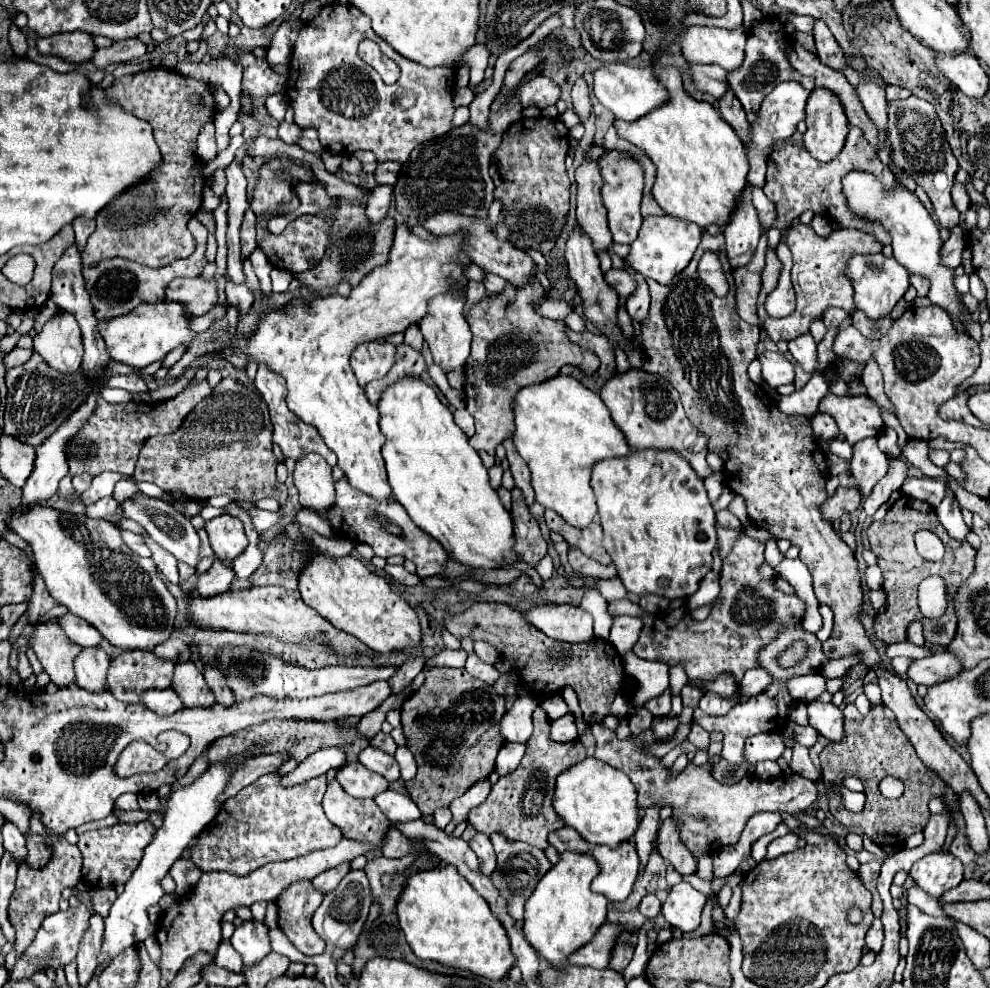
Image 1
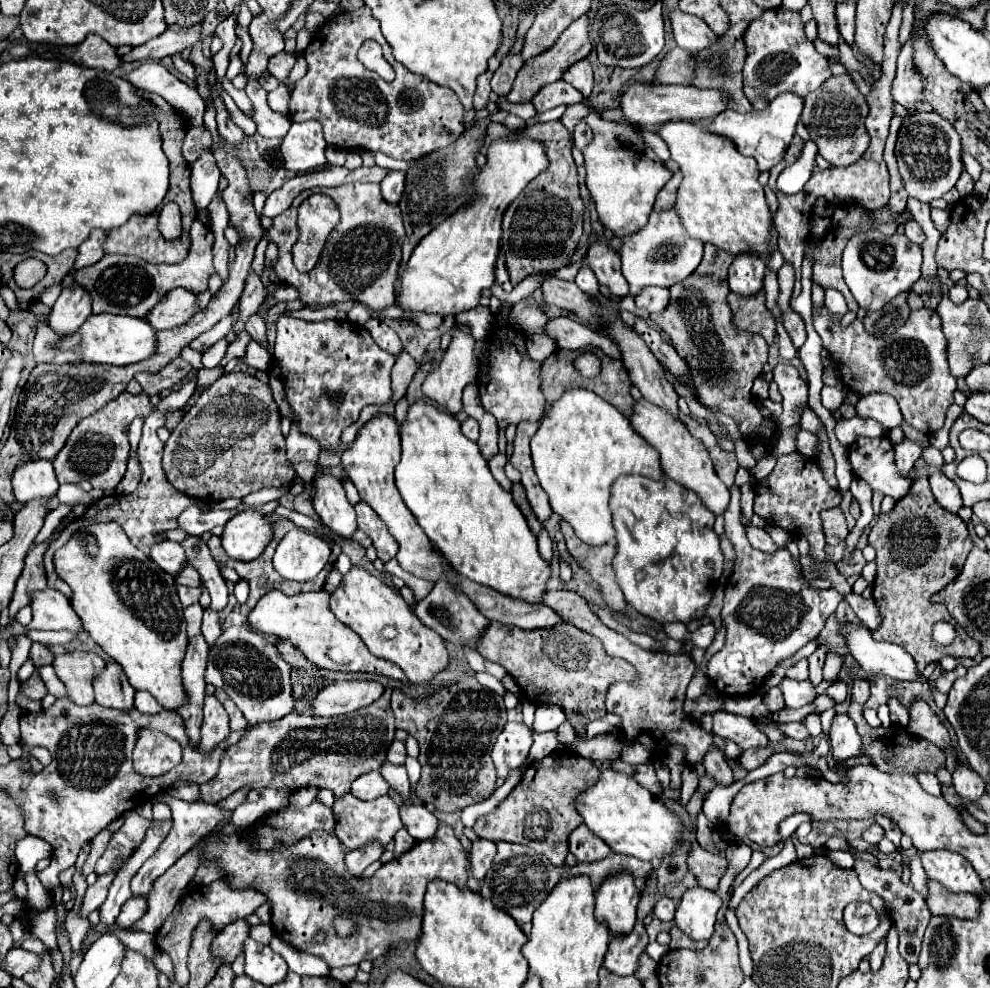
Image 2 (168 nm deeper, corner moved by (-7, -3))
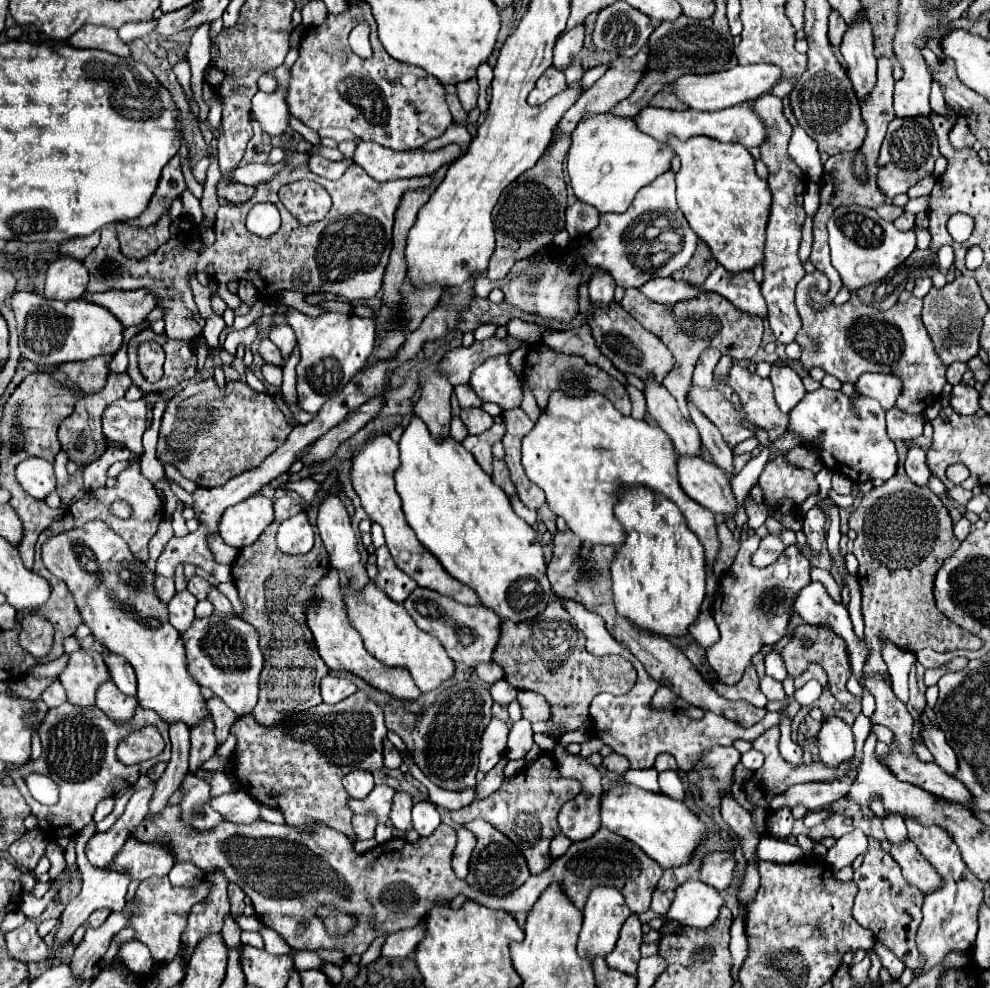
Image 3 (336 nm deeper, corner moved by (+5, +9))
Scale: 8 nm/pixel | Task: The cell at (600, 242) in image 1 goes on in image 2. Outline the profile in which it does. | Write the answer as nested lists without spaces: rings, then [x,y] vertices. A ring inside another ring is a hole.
[[[605,241],[591,245],[589,253],[577,263],[577,267],[581,265],[589,265],[597,275],[599,285],[609,287],[609,293],[613,297],[619,297],[619,299],[627,297],[629,287],[627,287],[627,281],[623,279],[623,273],[619,271],[619,255],[611,251]]]

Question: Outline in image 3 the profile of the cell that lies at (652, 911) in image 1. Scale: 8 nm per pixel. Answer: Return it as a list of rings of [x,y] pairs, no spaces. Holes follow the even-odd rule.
[[[655,889],[653,891],[653,901],[651,901],[651,911],[655,911],[657,915],[665,915],[667,913],[667,909],[669,909],[669,899],[665,897],[665,893],[663,891],[659,891],[659,889]]]

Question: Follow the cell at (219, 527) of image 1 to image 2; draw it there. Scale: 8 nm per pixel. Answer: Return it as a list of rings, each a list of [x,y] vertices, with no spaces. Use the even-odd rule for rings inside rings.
[[[247,509],[227,521],[221,541],[229,557],[239,561],[257,559],[273,537],[275,521],[259,511]]]

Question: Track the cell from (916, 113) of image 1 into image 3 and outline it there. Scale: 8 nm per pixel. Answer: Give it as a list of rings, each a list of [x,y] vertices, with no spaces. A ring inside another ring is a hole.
[[[895,117],[889,123],[885,141],[881,145],[879,161],[877,161],[879,163],[877,183],[887,197],[905,193],[909,187],[913,187],[923,177],[933,175],[933,165],[935,165],[935,159],[939,157],[939,143],[937,143],[935,129],[931,127],[929,121],[931,121],[929,117],[919,117],[919,119]]]

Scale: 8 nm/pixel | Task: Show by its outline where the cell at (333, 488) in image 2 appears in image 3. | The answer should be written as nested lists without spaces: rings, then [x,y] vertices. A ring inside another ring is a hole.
[[[327,495],[321,501],[317,527],[329,553],[331,567],[345,571],[351,585],[355,589],[361,589],[369,581],[369,577],[359,561],[357,537],[353,533],[349,513],[337,495]]]

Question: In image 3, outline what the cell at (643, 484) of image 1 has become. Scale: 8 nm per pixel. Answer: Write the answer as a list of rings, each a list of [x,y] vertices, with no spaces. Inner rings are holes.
[[[631,485],[631,487],[627,487],[625,493],[619,495],[619,501],[615,503],[613,513],[615,513],[617,521],[625,527],[625,533],[627,533],[625,543],[617,549],[615,559],[613,559],[613,563],[611,563],[613,597],[615,597],[615,605],[617,605],[619,615],[629,617],[629,619],[635,623],[635,627],[645,629],[645,631],[651,631],[651,633],[657,633],[657,635],[685,635],[685,633],[687,633],[687,627],[697,619],[699,609],[701,609],[701,603],[703,603],[703,597],[705,597],[705,547],[699,543],[699,537],[687,527],[687,521],[685,521],[683,513],[679,511],[679,507],[677,507],[671,499],[667,499],[665,495],[647,491],[647,487],[643,487],[643,485]]]

